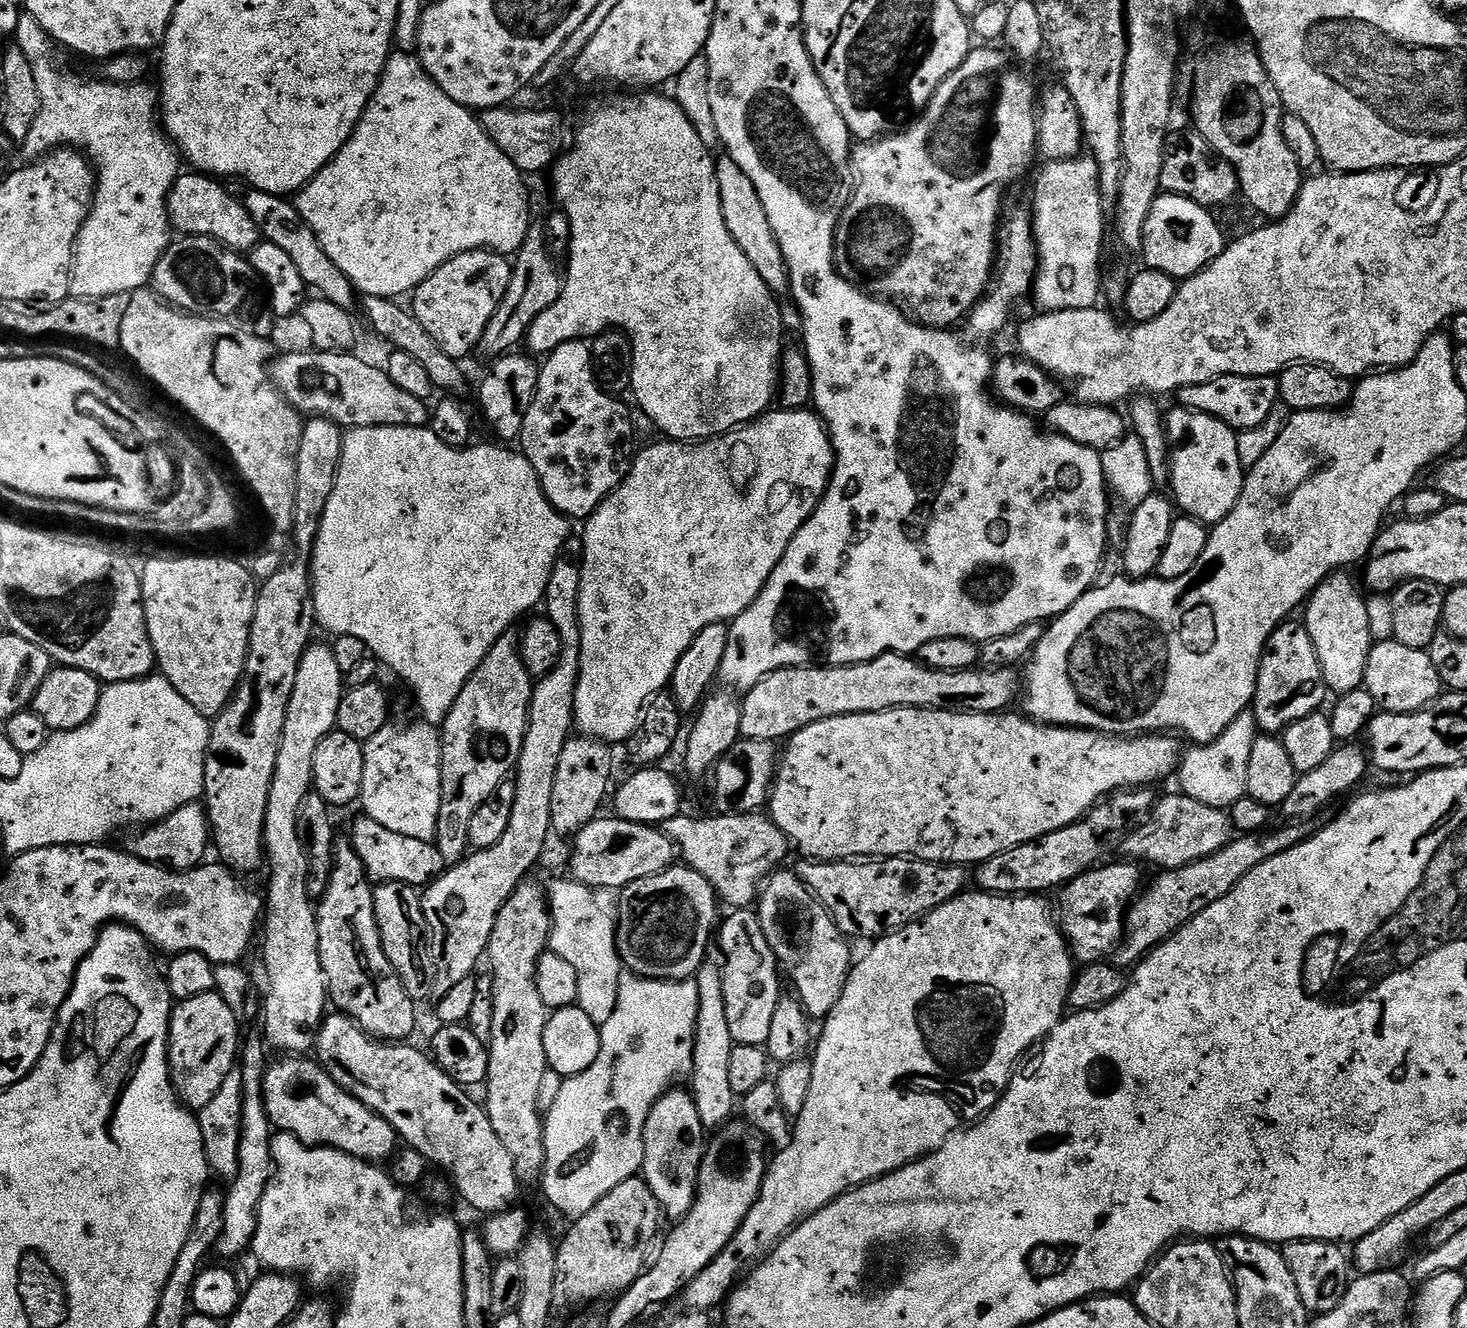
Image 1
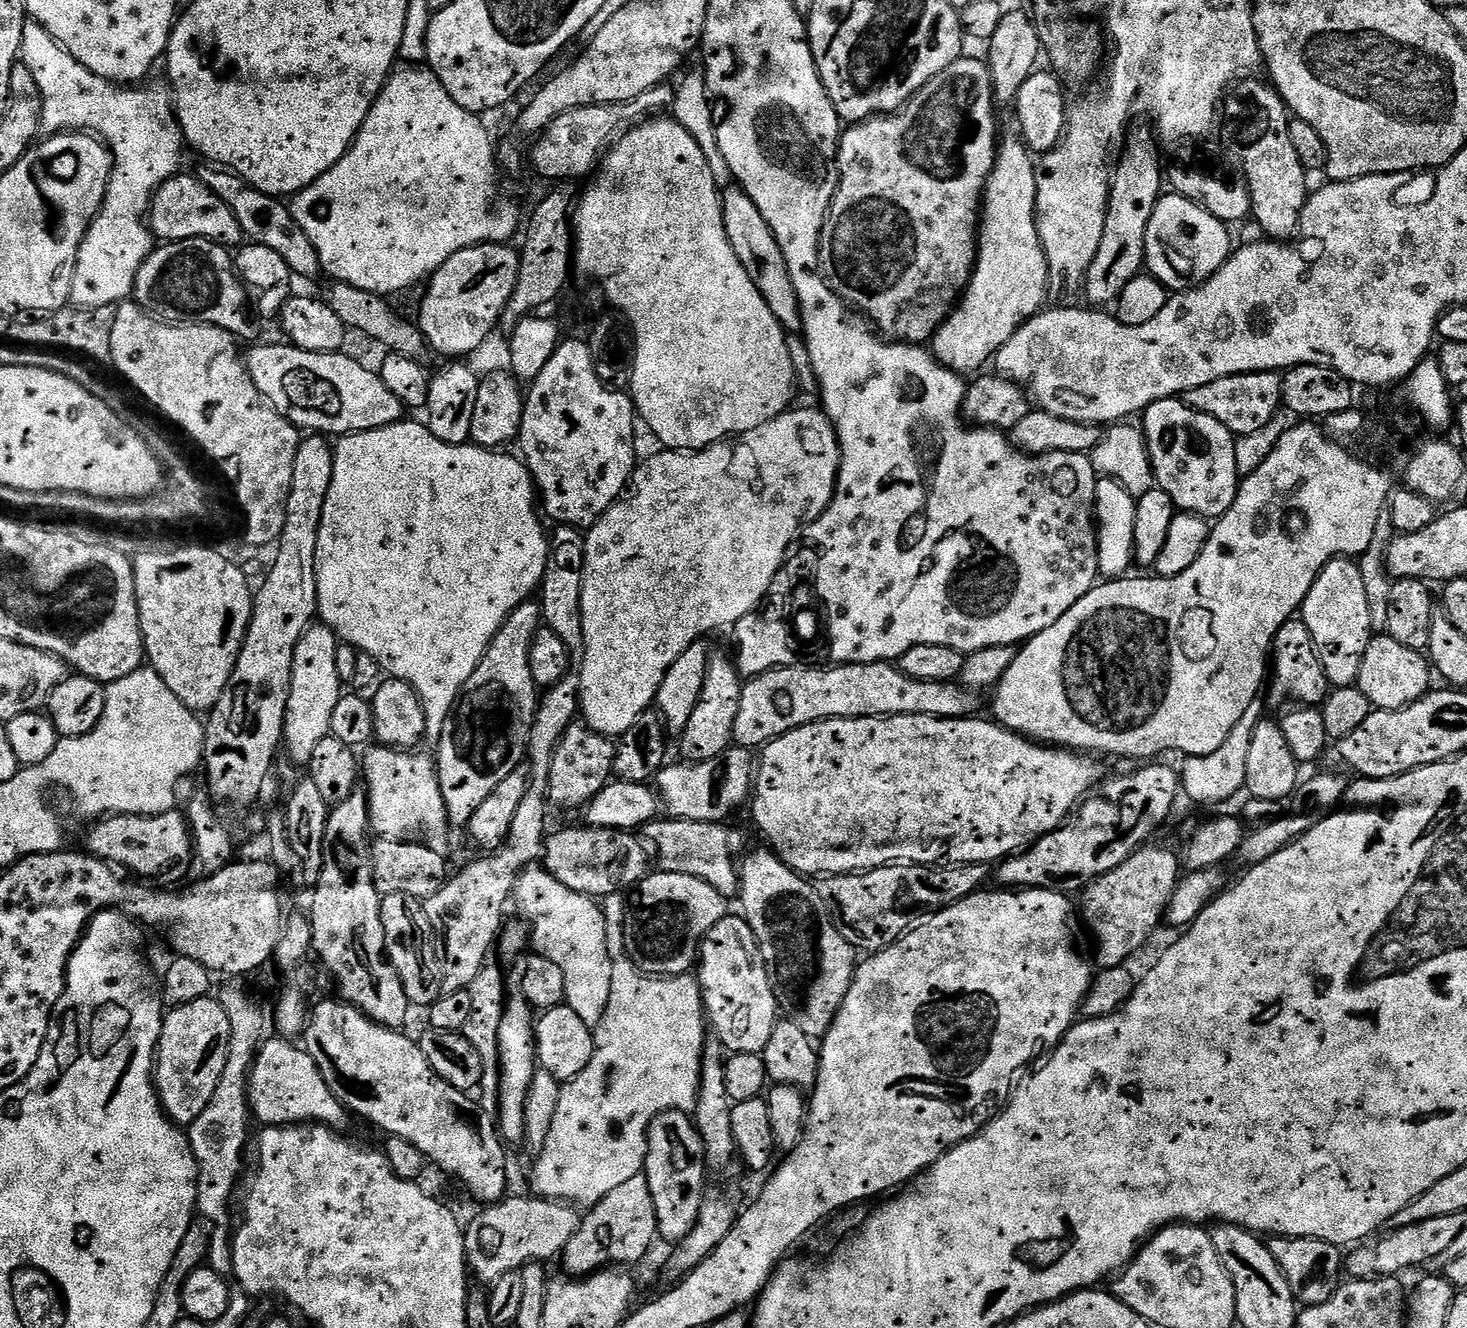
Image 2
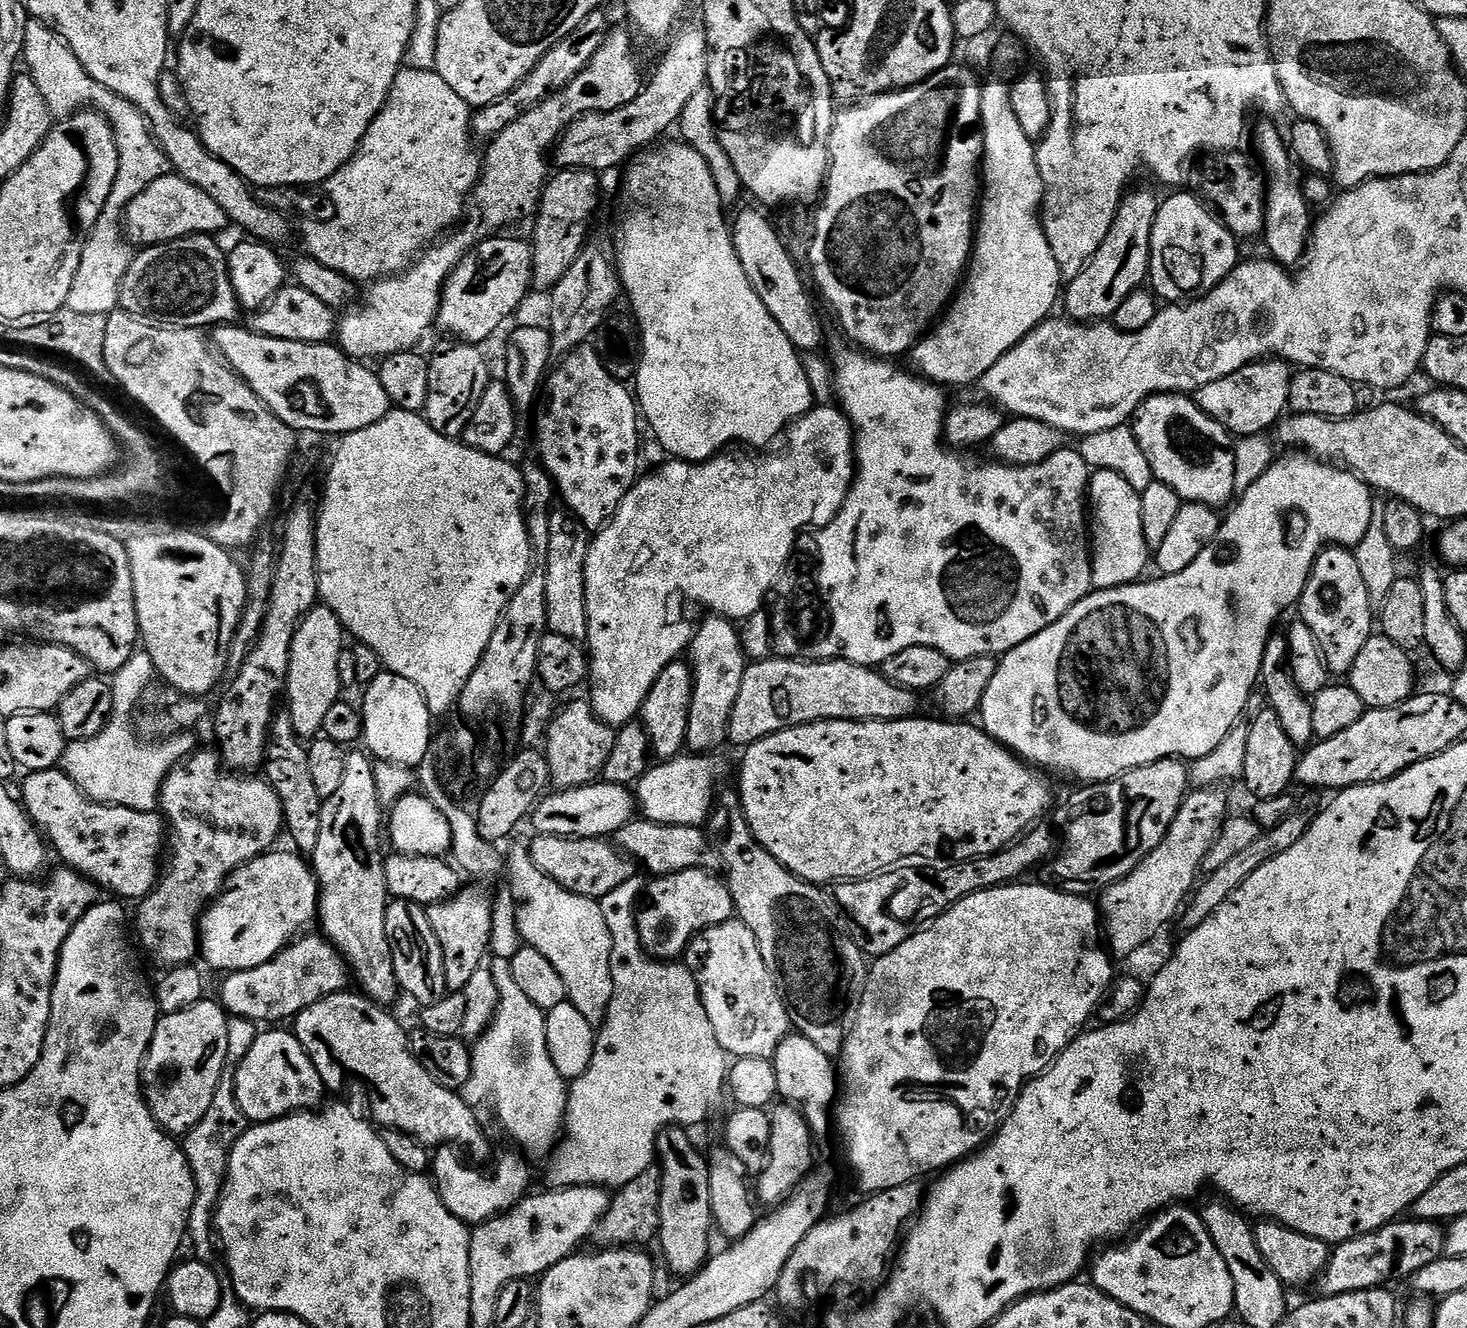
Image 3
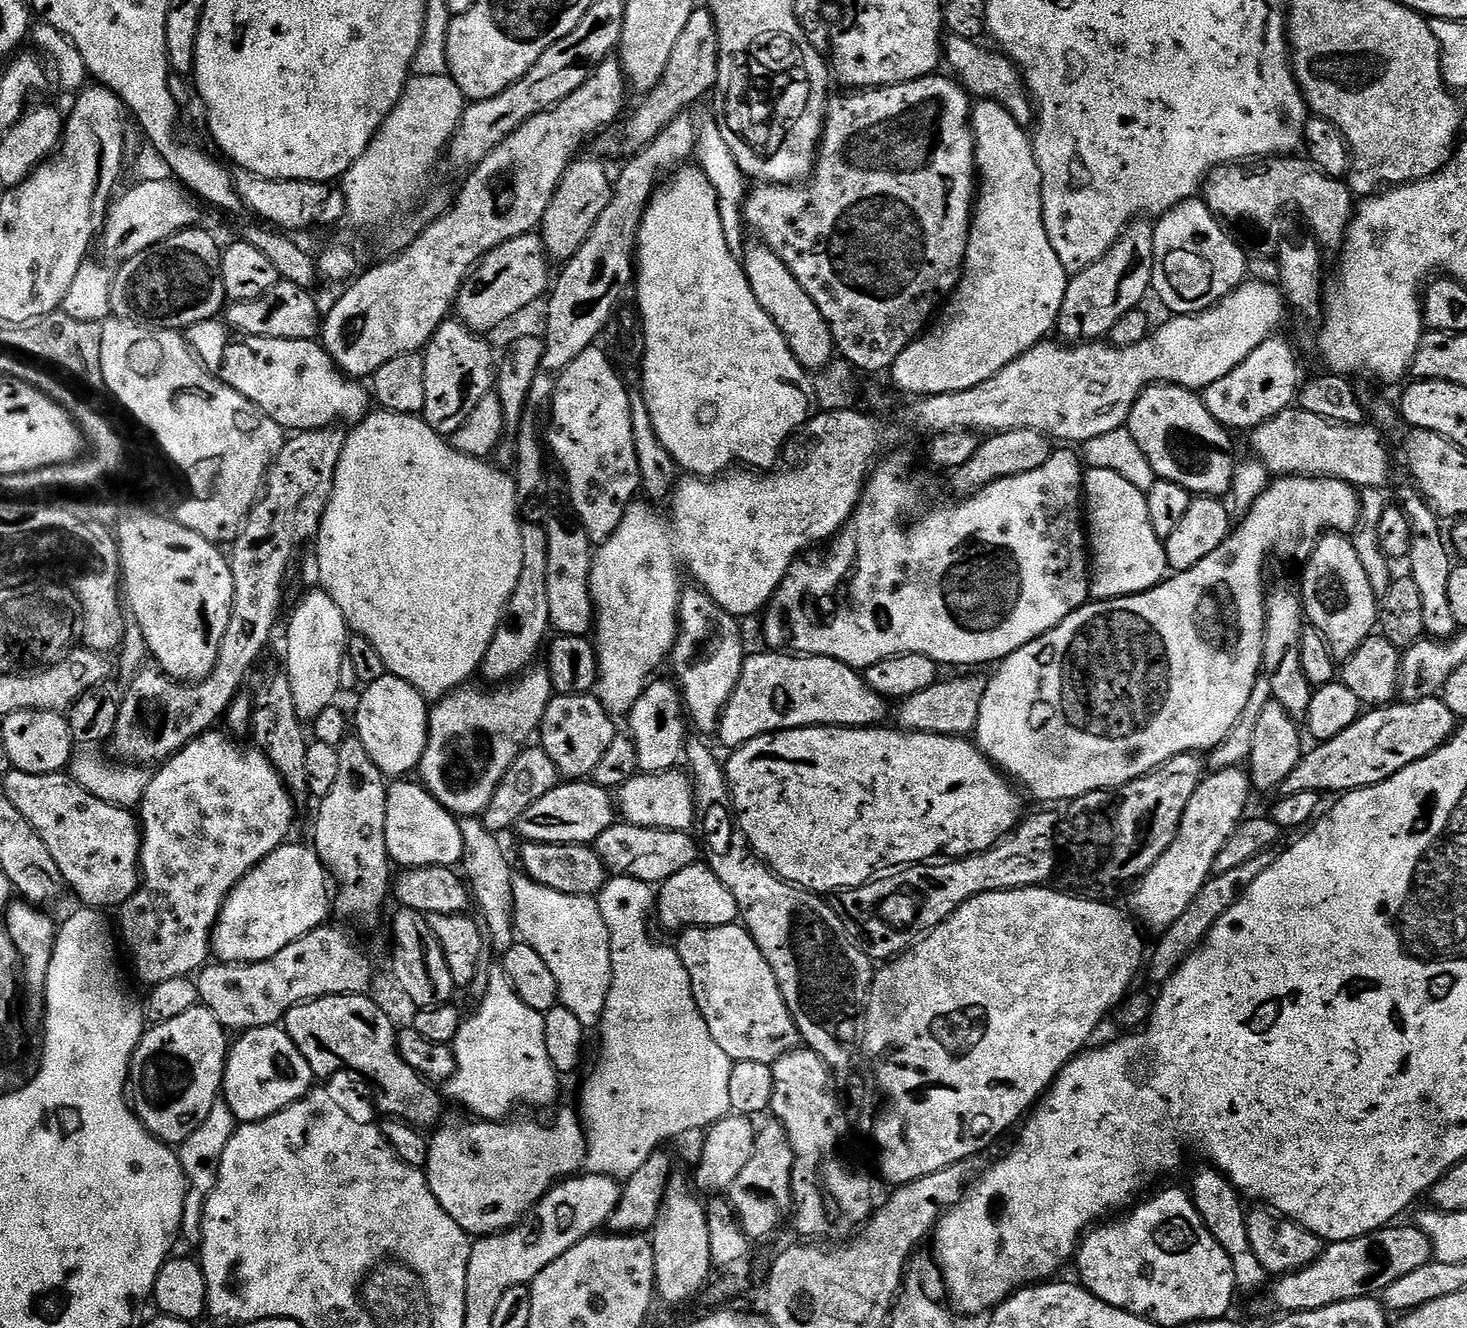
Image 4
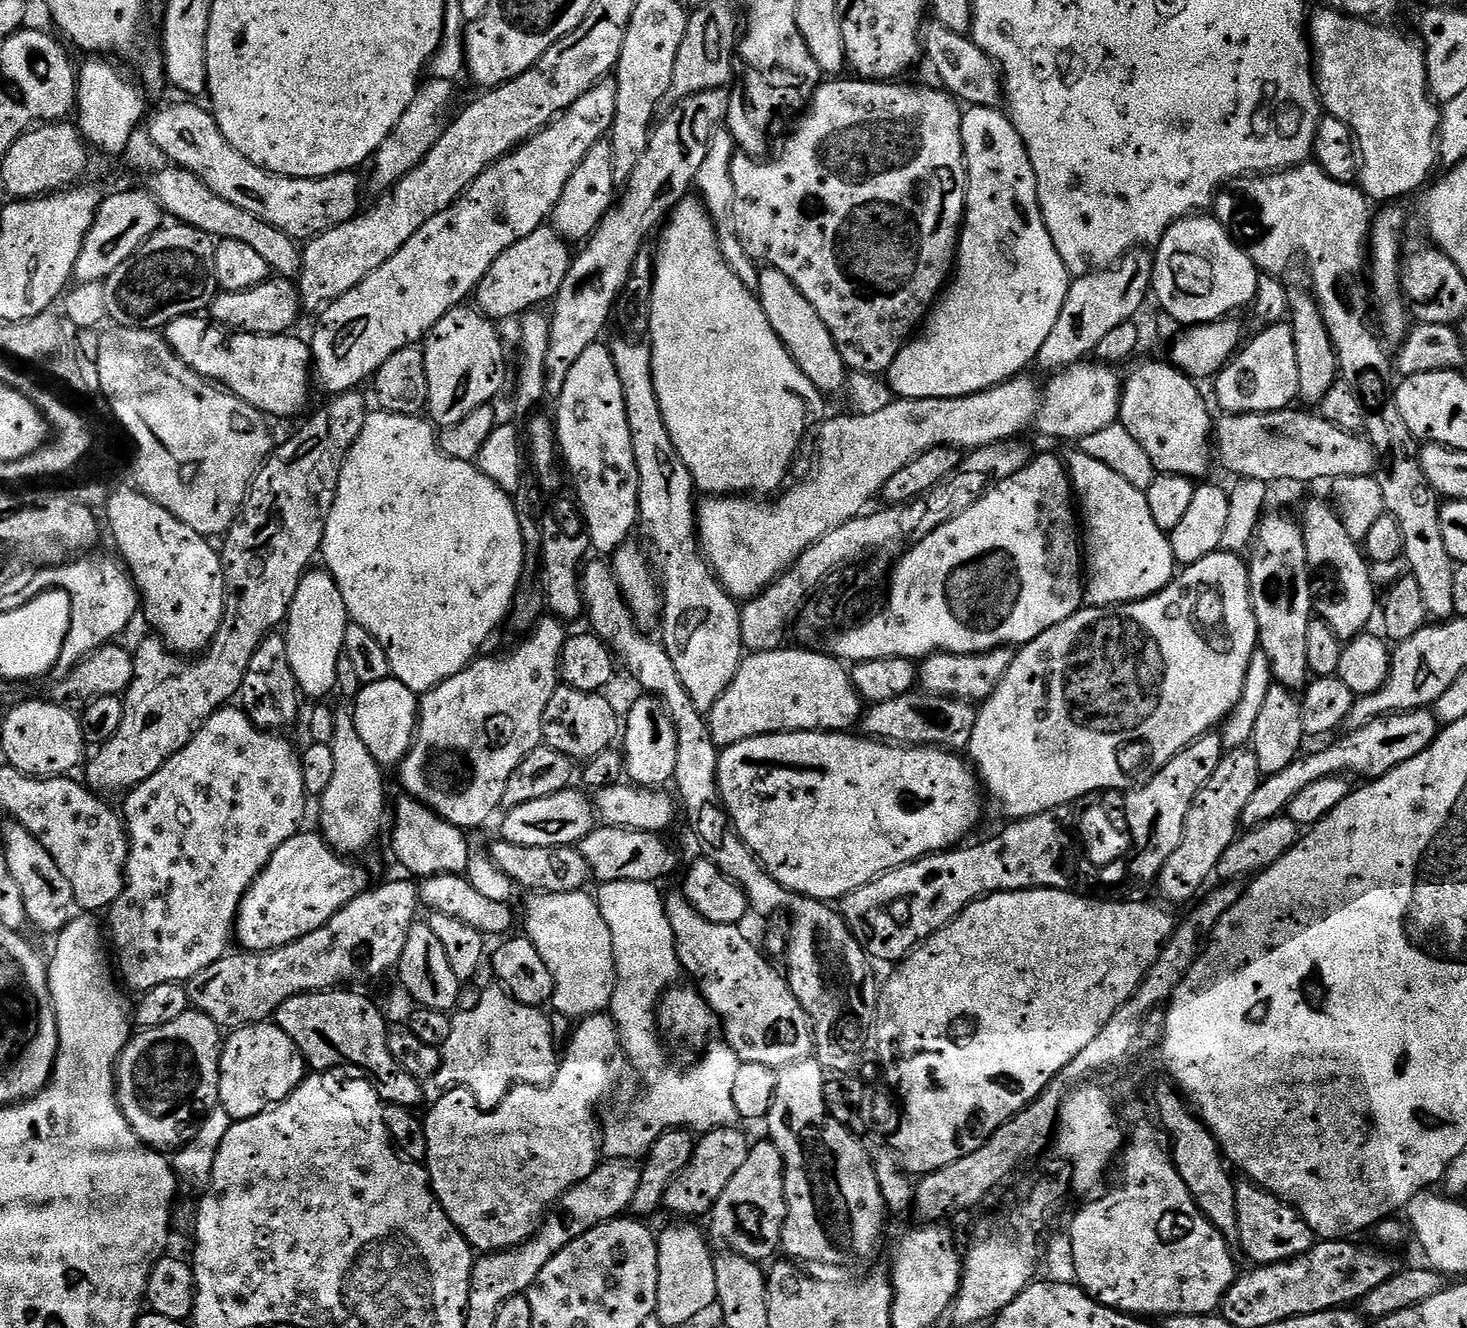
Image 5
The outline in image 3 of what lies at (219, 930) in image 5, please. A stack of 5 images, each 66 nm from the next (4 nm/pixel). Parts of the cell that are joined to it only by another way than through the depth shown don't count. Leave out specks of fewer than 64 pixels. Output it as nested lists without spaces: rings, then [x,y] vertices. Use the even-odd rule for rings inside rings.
[[[201,750],[192,752],[170,770],[161,786],[158,808],[166,821],[166,867],[152,893],[135,905],[136,936],[145,954],[154,963],[161,964],[161,969],[167,970],[197,959],[200,917],[205,908],[223,892],[225,882],[243,864],[263,856],[275,845],[272,843],[282,836],[284,811],[278,794],[267,779],[256,774],[229,774],[215,751]]]

